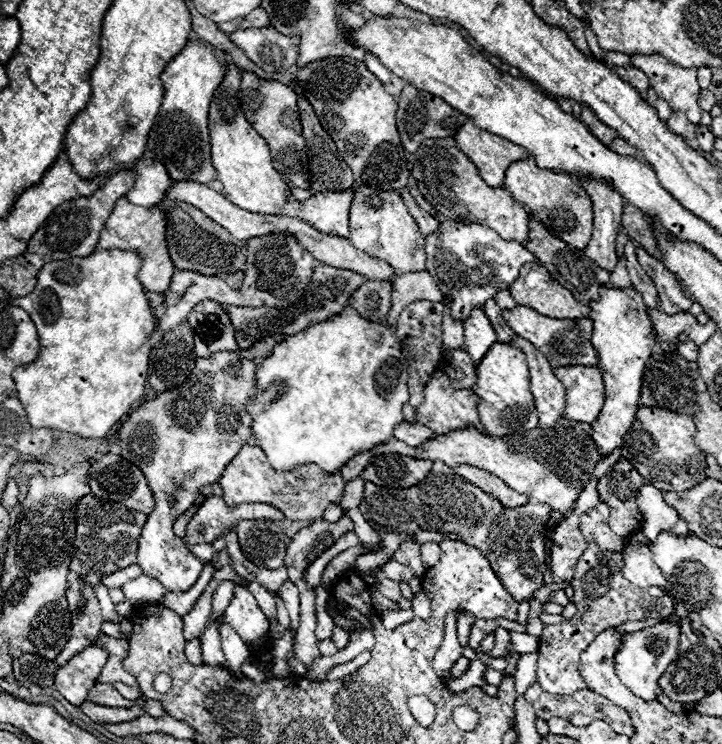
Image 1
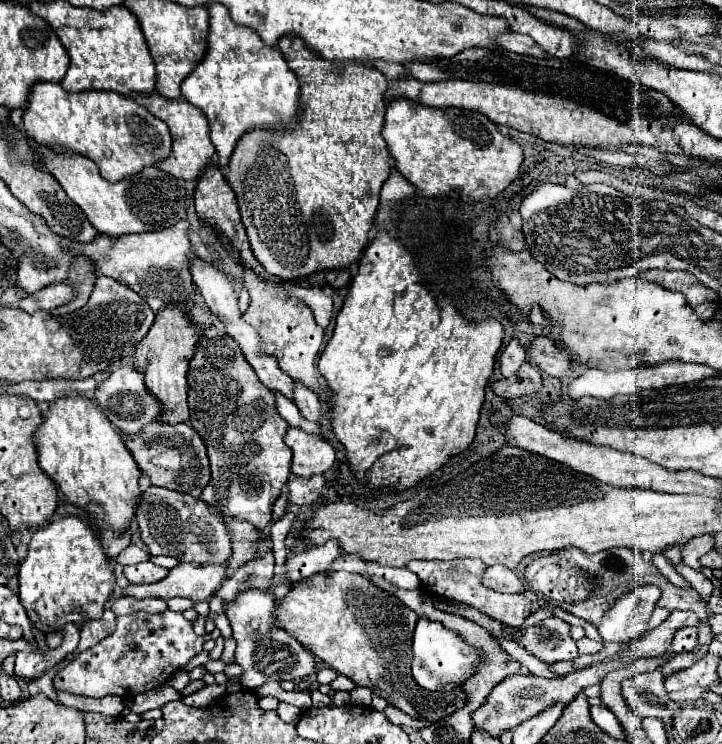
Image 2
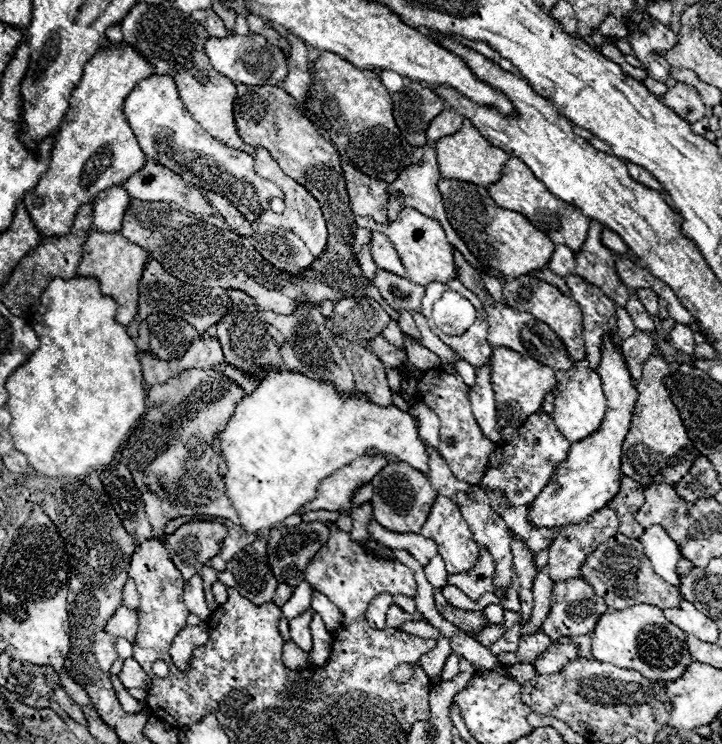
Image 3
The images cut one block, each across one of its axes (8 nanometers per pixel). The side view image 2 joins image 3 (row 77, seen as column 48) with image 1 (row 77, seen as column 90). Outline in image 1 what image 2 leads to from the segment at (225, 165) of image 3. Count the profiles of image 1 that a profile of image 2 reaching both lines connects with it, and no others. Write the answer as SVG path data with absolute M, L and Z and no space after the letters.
M190 40L162 72L160 80L166 92L148 136L148 152L154 160L162 162L170 178L178 182L194 180L200 184L208 184L216 176L216 170L210 162L208 108L214 90L220 86L228 70L228 62L230 58L224 50L214 48L212 44L204 44L200 40Z

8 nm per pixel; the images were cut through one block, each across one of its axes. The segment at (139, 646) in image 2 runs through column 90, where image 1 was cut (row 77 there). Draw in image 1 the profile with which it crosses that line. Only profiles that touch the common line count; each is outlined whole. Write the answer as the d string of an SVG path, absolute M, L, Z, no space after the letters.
M630 54L630 64L648 76L656 96L666 100L674 112L684 112L692 124L700 122L696 68L680 68L660 54Z

